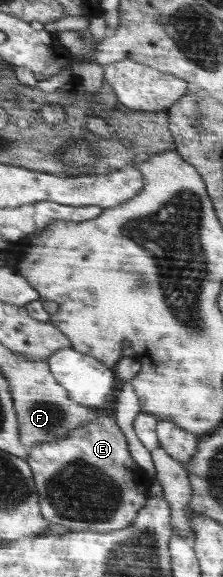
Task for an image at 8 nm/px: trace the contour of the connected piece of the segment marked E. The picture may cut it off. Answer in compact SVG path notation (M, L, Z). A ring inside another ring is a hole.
M135 358L119 360L113 366L116 373L116 384L112 387L112 393L101 407L93 408L97 415L93 421L83 425L76 431L69 433L69 437L55 442L37 444L29 448L28 464L34 472L37 493L40 494L40 508L44 519L49 524L59 524L70 531L93 531L106 533L109 531L121 531L131 526L139 516L139 512L146 507L151 498L148 493L150 480L145 478L145 470L141 470L135 460L129 456L127 442L123 432L115 424L115 396L119 386L129 382L139 372L139 362Z

